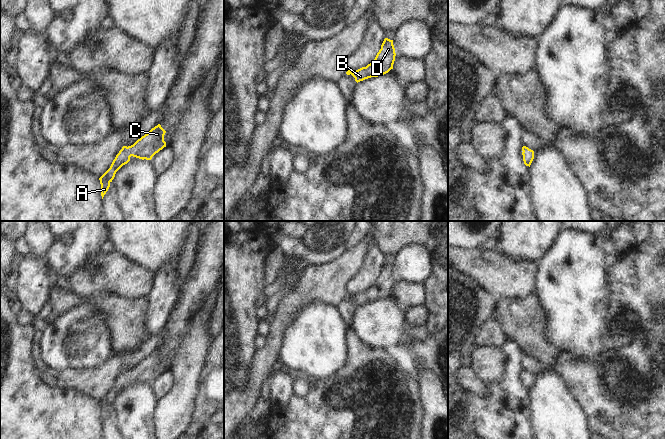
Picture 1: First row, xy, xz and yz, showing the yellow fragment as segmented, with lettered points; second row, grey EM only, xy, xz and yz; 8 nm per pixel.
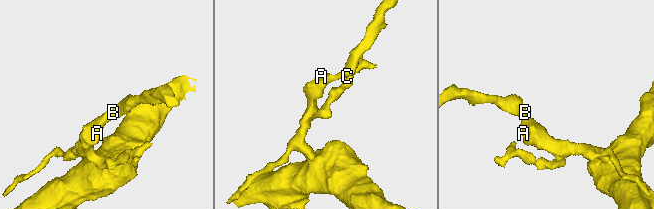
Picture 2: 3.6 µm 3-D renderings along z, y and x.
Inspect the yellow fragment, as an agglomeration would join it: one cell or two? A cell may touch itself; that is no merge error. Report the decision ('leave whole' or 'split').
leave whole

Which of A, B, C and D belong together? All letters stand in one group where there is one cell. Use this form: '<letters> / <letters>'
A B C D

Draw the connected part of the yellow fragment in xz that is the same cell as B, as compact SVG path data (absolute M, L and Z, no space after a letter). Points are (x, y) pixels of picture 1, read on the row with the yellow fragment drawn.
M385 38L381 45L381 49L370 64L353 72L348 69L346 74L351 74L357 83L371 77L384 75L393 69L395 56L396 53L393 40Z

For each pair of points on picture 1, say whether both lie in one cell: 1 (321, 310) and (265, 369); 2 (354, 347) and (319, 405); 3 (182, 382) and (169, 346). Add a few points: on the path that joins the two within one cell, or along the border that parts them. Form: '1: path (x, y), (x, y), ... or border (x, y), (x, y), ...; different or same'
1: border (284, 331), (278, 355); different
2: path (354, 363), (354, 371), (335, 396); same
3: border (182, 335), (179, 339), (176, 354), (168, 369); different

